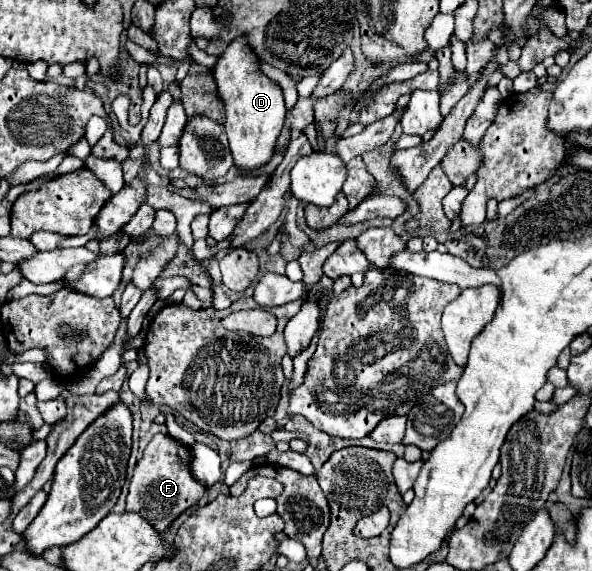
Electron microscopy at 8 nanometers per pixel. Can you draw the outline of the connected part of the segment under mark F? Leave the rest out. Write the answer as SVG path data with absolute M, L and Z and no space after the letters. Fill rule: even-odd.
M156 435L144 449L144 457L134 469L130 483L130 493L126 499L126 511L140 513L148 523L152 523L160 533L188 507L196 505L204 495L206 487L198 483L190 473L190 449L170 435Z

